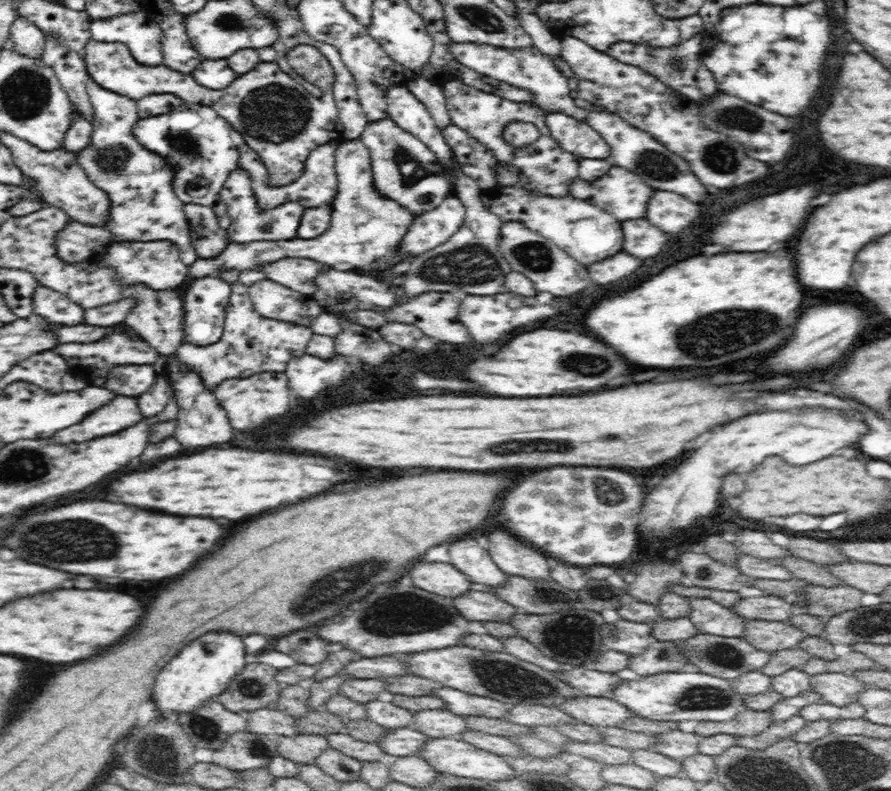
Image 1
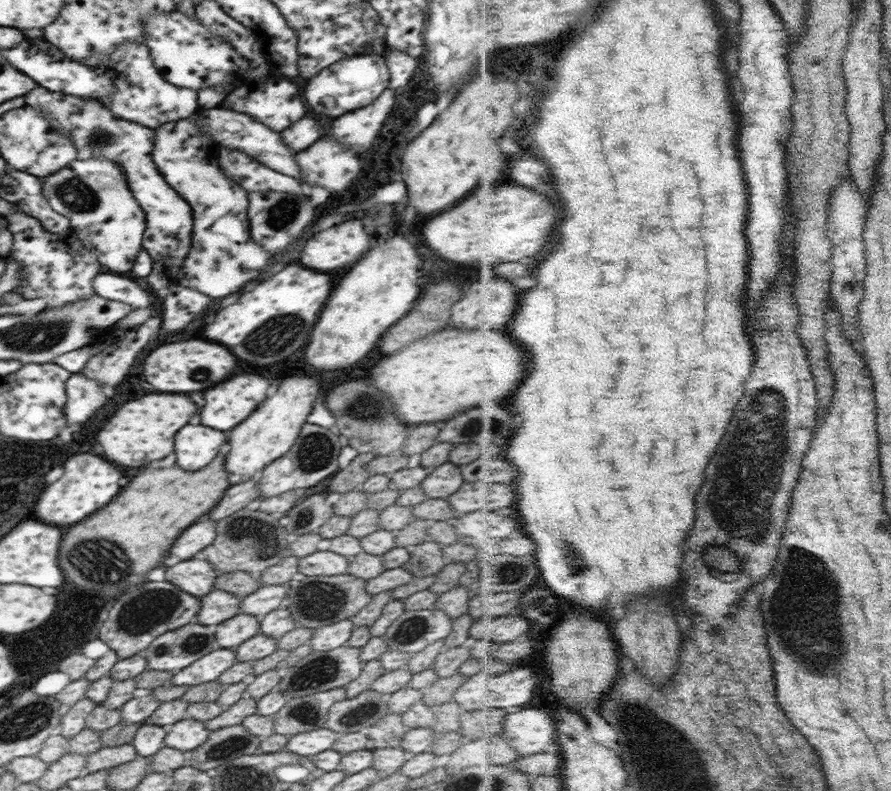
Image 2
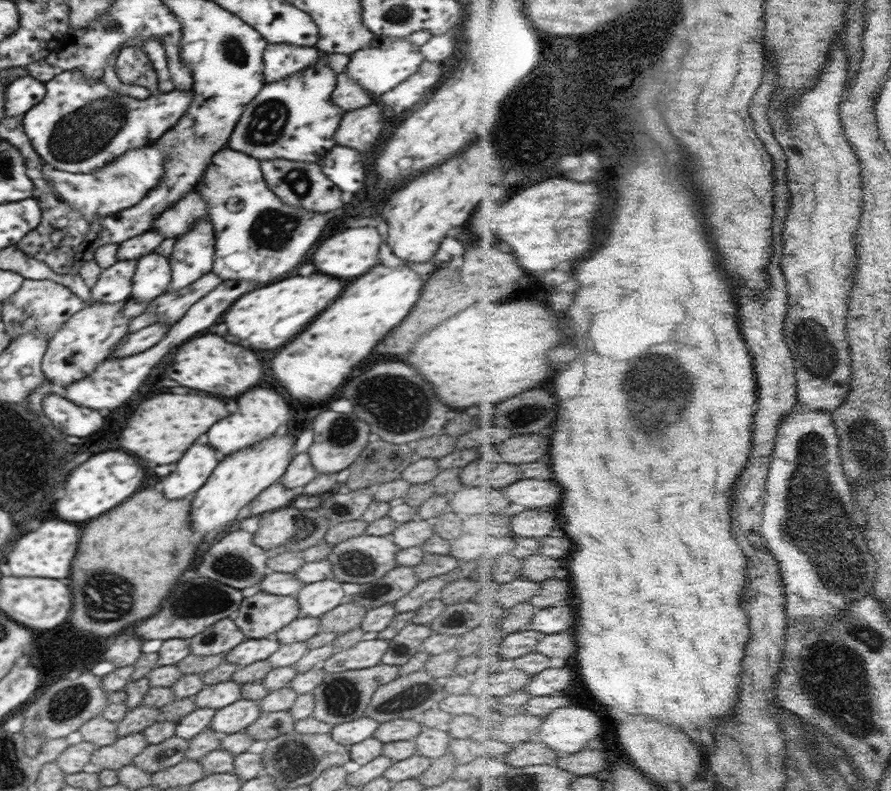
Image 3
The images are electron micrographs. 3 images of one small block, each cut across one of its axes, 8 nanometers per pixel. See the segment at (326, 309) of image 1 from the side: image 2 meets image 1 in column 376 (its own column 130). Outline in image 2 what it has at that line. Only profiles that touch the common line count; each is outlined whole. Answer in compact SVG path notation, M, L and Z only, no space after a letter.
M103 271L93 278L95 294L116 302L122 302L136 308L152 308L154 298L136 283L135 279L123 277L121 274Z

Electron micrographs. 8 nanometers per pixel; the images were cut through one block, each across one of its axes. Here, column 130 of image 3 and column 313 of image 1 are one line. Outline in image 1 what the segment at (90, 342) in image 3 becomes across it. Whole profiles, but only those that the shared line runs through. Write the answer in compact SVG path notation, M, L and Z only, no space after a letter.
M270 279L248 287L253 308L262 316L310 327L323 308L311 296L303 295Z

